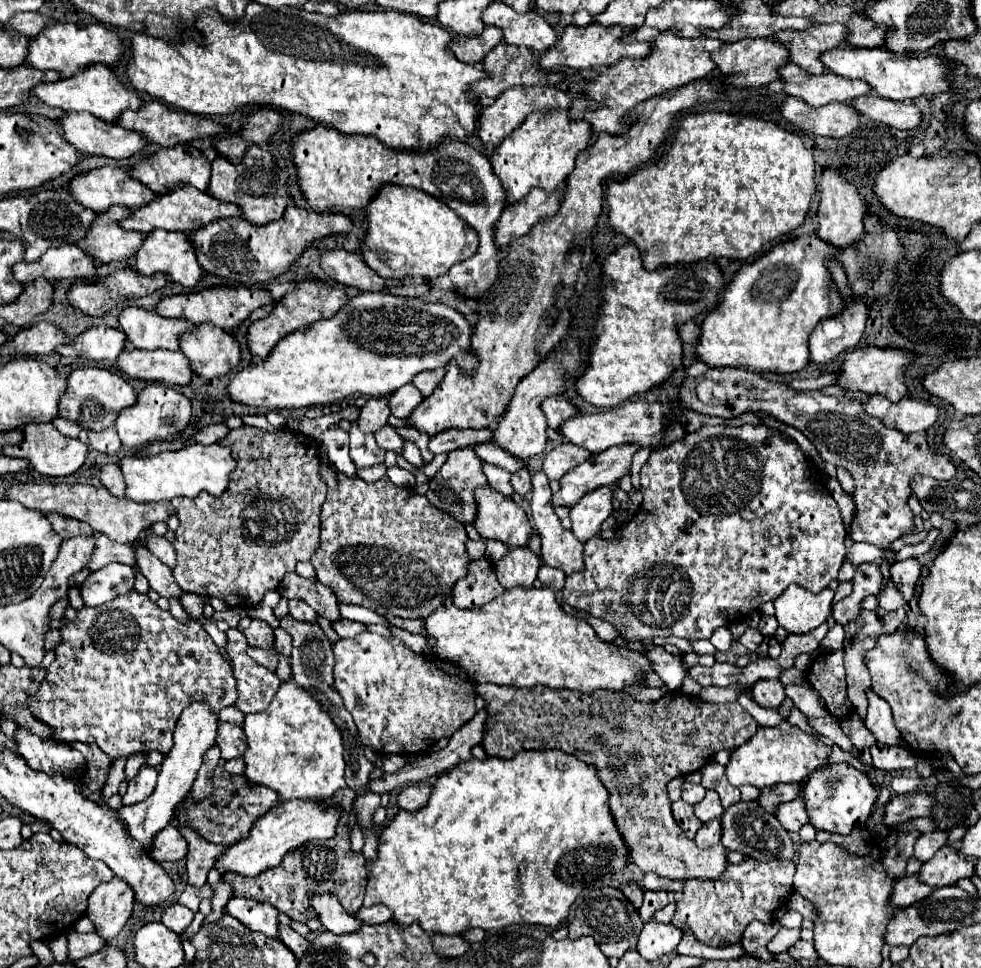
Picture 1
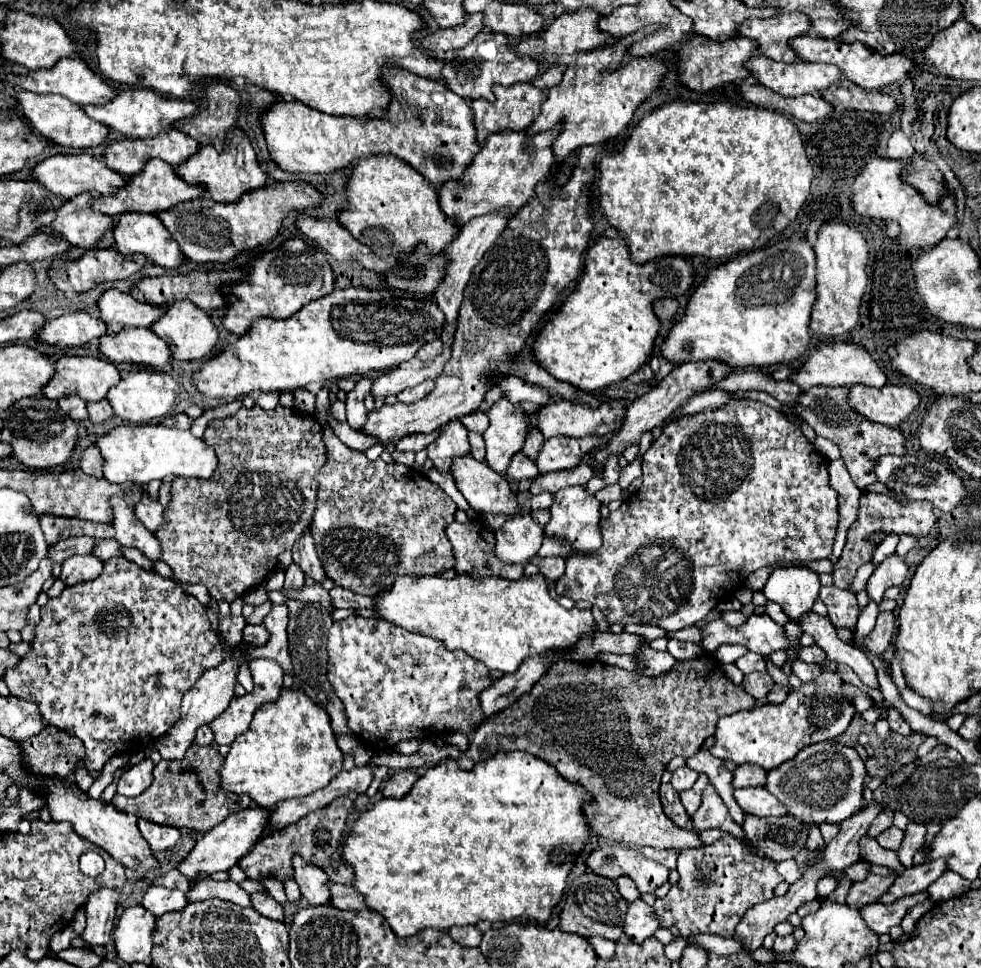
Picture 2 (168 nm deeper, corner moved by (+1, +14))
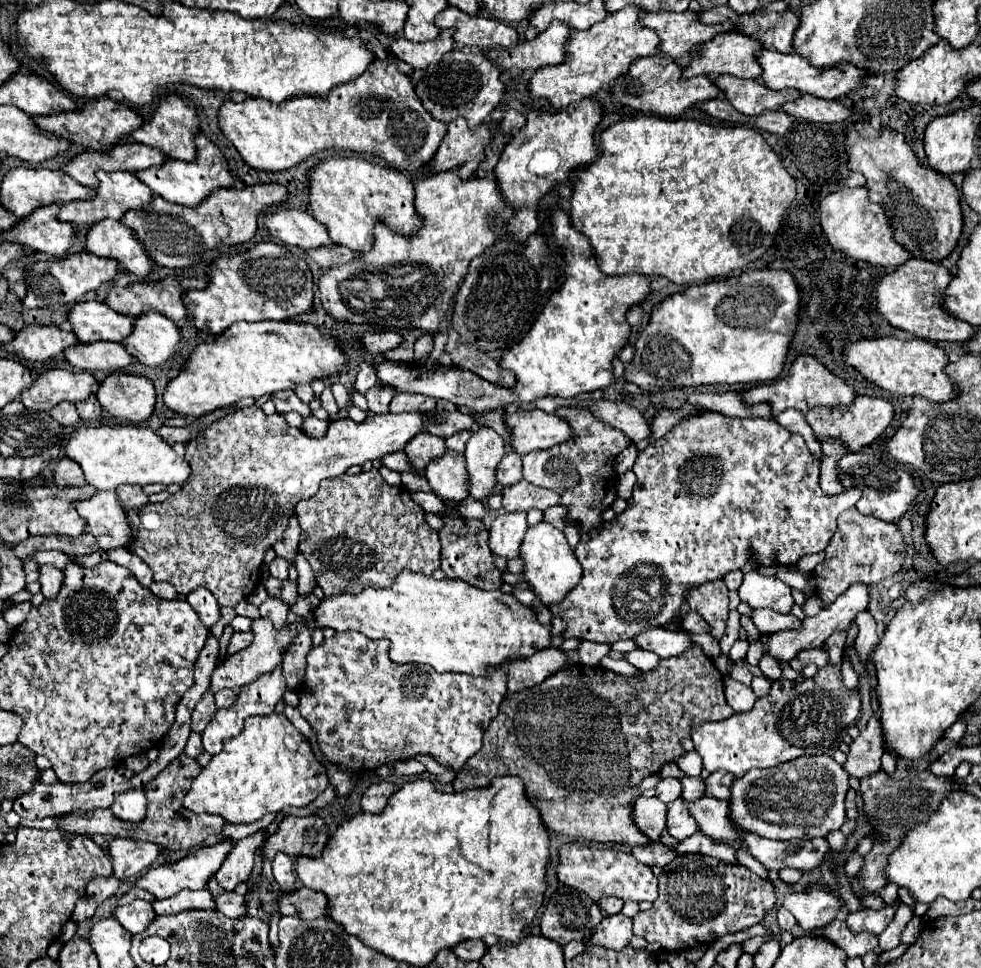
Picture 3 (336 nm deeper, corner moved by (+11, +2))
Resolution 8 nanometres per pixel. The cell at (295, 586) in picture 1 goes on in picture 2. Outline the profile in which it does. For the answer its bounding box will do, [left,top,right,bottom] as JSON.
[291,530,325,582]

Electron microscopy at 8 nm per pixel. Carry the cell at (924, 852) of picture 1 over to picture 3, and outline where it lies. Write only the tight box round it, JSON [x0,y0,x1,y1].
[861,840,901,892]

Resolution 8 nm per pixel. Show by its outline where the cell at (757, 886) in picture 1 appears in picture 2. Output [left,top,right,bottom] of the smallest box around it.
[653,836,783,938]

